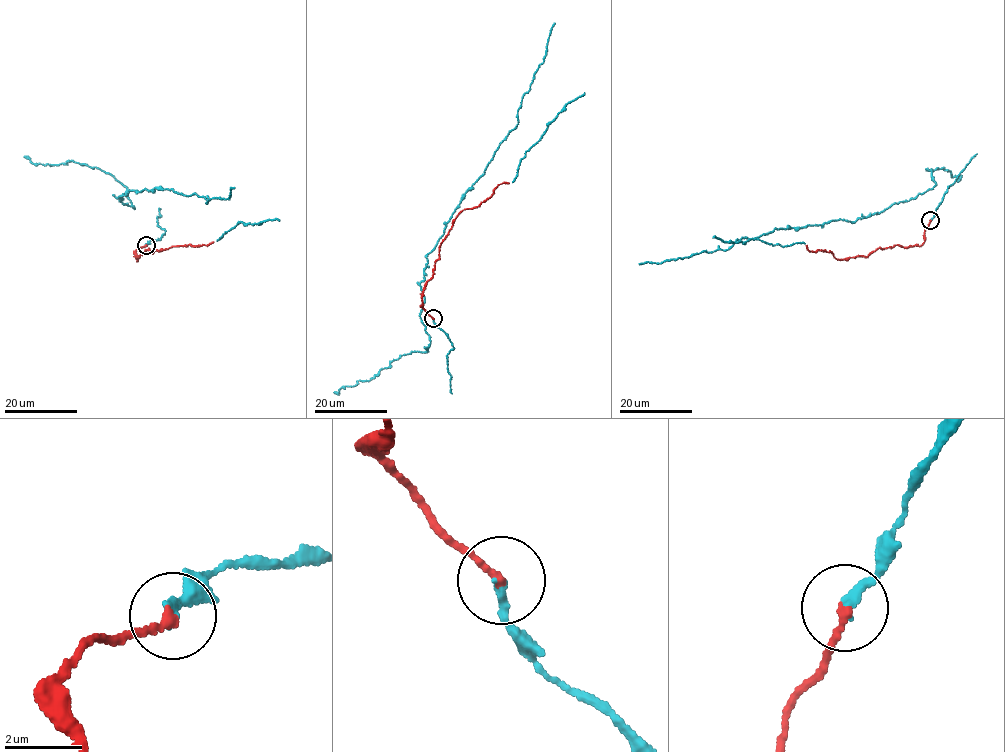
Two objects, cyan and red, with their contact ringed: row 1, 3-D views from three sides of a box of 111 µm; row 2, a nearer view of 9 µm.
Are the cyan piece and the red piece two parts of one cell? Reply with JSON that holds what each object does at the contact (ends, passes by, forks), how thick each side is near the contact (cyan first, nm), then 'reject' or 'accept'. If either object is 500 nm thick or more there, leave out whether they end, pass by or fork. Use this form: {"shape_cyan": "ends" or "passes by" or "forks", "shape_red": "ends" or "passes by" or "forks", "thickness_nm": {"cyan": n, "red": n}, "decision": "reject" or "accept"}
{"shape_cyan": "ends", "shape_red": "ends", "thickness_nm": {"cyan": 260, "red": 220}, "decision": "accept"}

